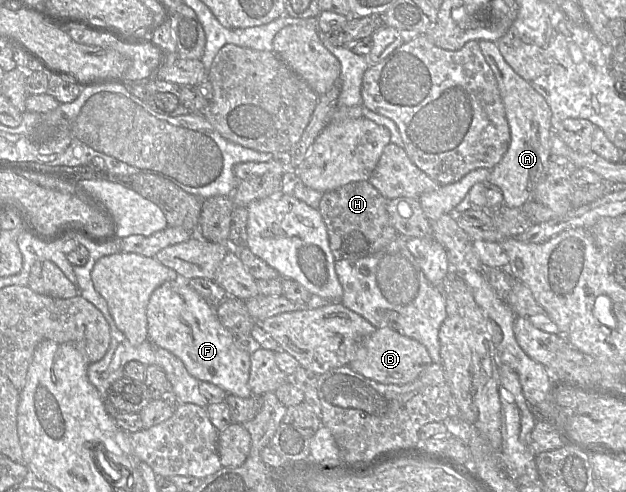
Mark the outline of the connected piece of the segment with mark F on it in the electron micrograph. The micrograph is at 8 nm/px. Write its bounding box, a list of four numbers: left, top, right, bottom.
[146,277,252,398]

